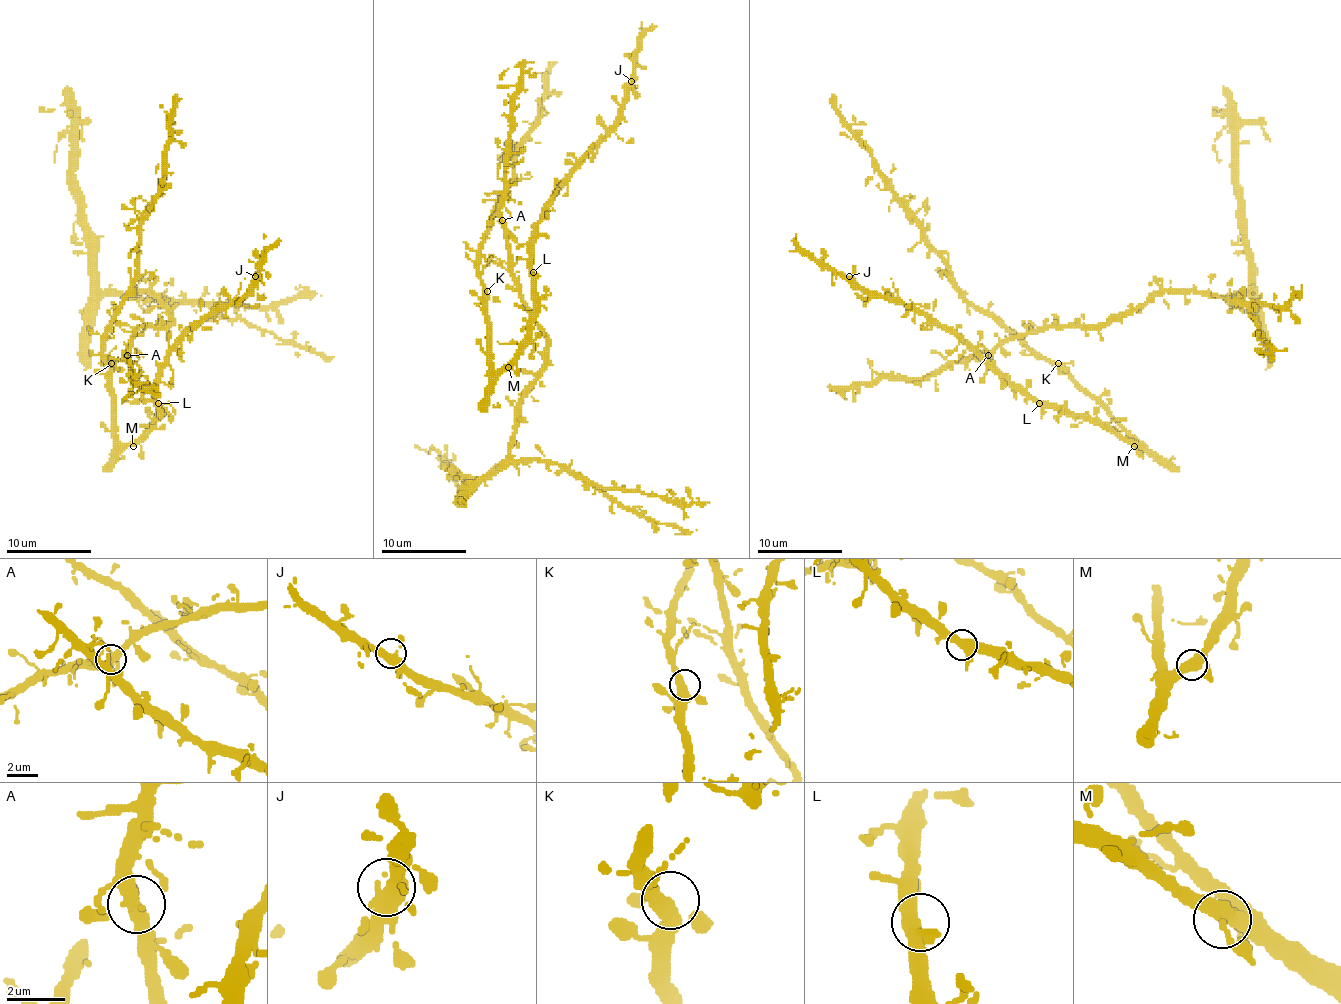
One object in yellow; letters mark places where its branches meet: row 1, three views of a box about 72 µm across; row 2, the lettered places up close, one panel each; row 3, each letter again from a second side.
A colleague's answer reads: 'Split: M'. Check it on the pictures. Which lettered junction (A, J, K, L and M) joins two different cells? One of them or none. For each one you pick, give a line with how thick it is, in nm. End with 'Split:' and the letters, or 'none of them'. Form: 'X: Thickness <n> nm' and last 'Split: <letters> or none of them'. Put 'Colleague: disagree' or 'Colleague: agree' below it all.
Split: none of them
Colleague: disagree

